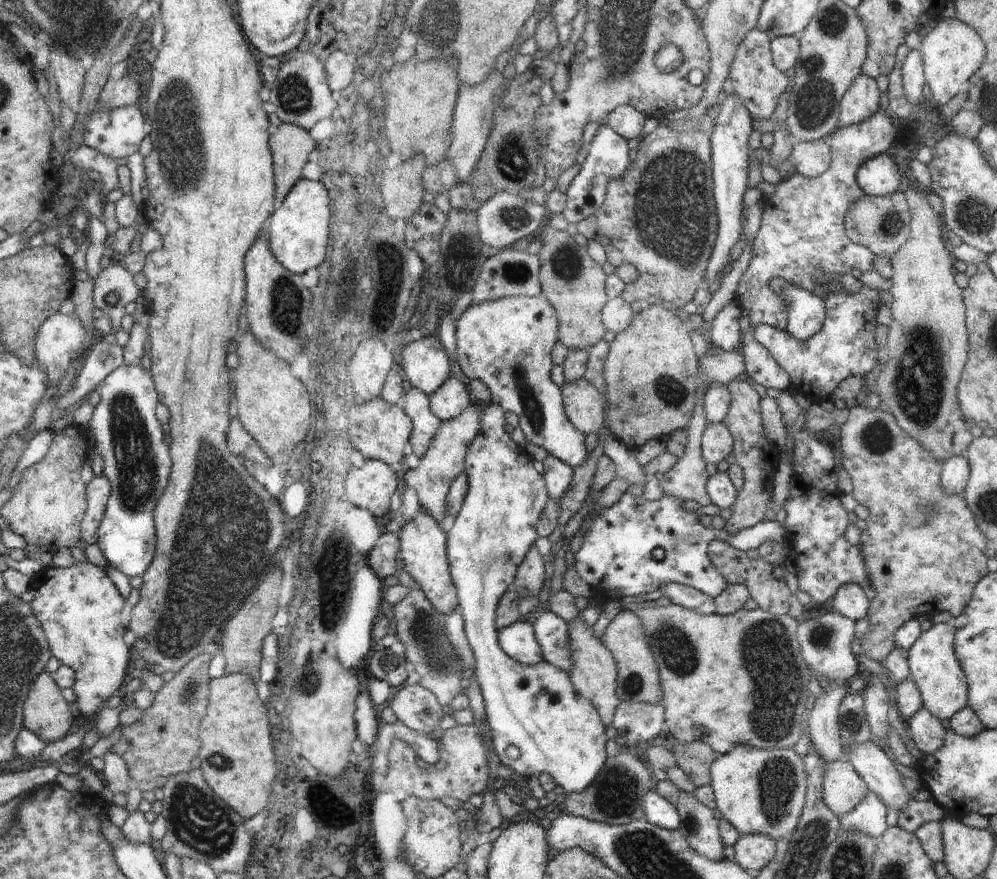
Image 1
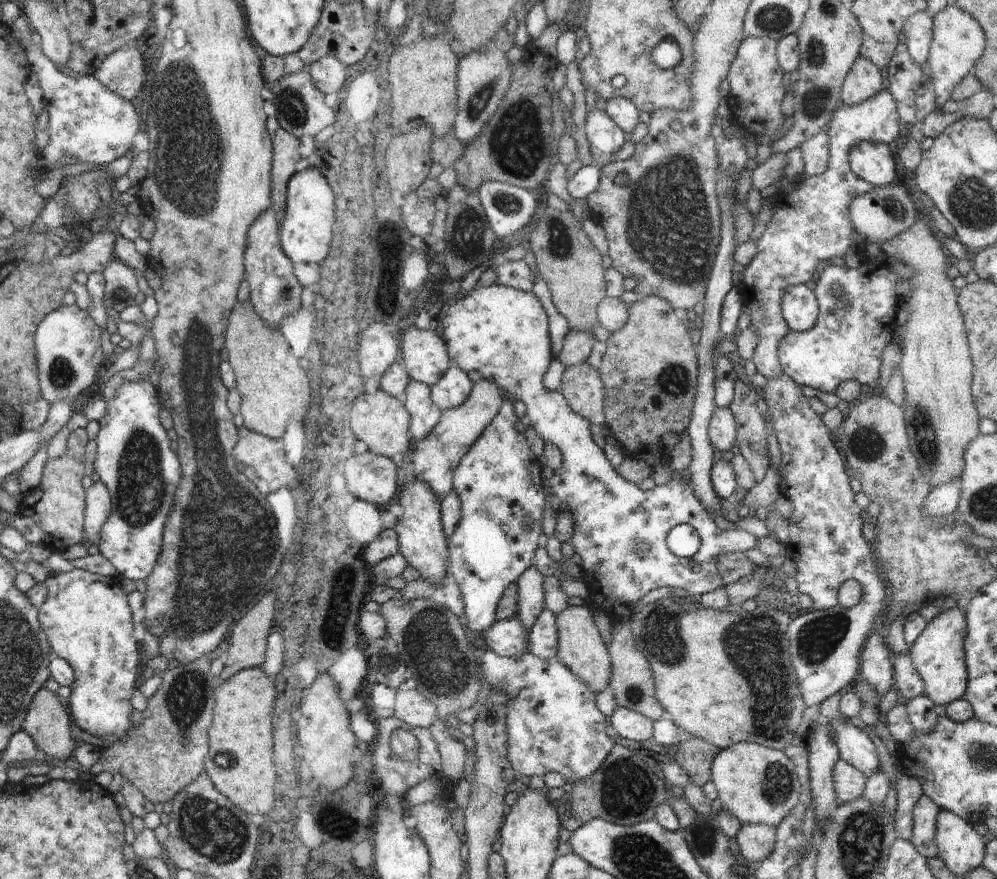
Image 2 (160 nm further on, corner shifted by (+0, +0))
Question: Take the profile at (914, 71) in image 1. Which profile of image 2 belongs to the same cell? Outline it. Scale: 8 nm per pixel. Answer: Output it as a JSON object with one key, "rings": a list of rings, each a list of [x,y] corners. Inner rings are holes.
{"rings":[[[928,9],[912,13],[903,22],[905,45],[917,65],[926,62],[932,42],[933,16]]]}

